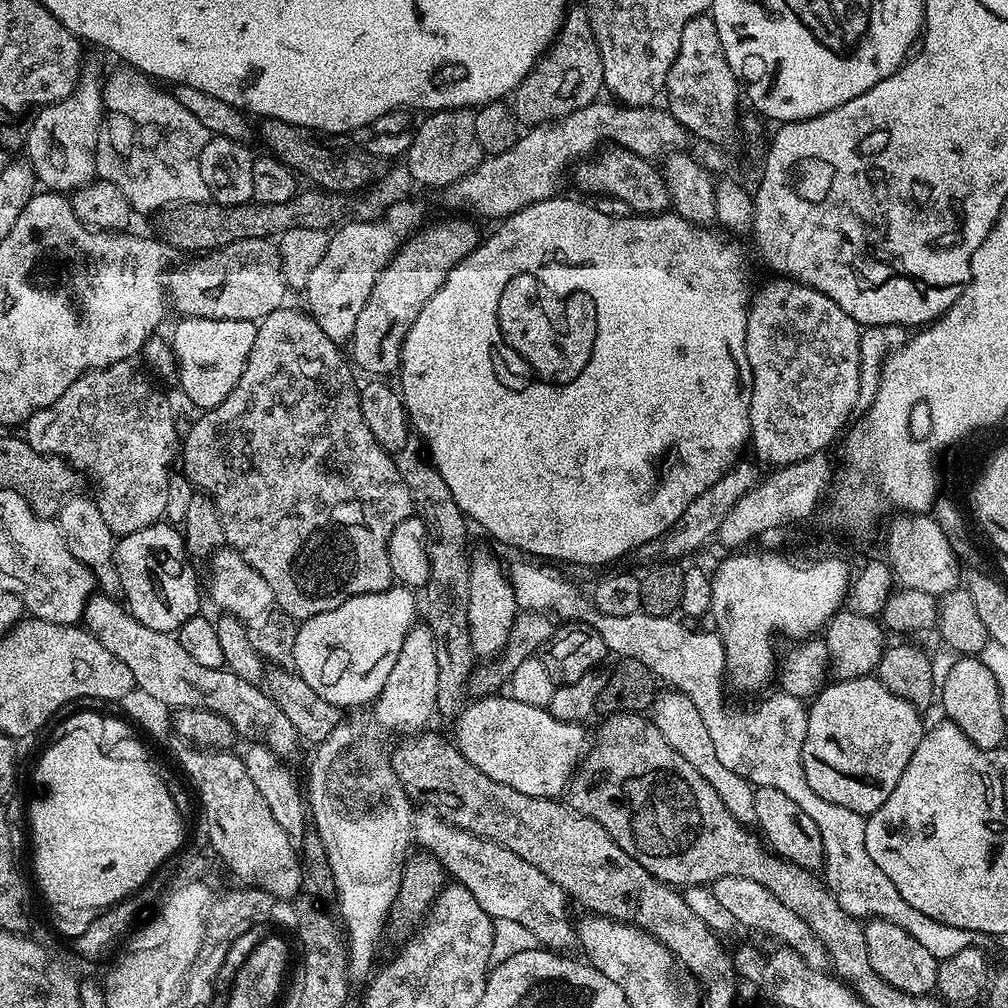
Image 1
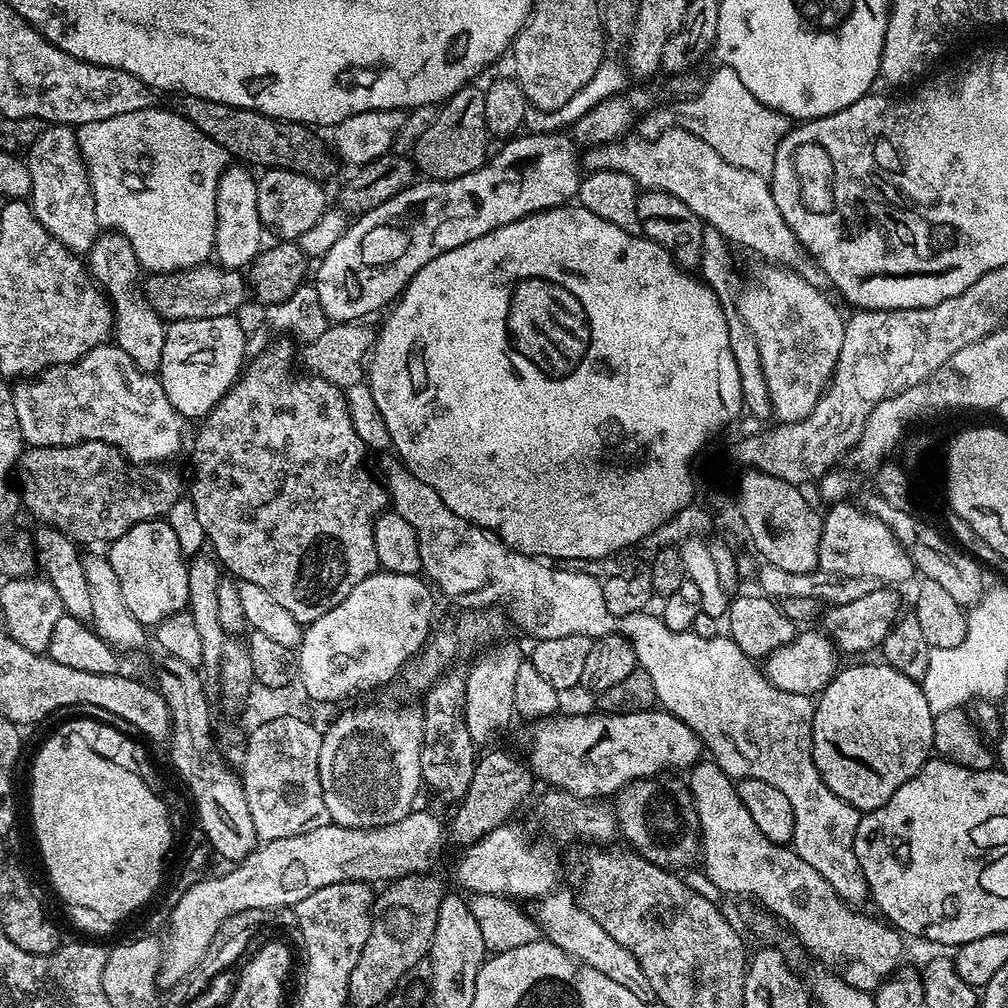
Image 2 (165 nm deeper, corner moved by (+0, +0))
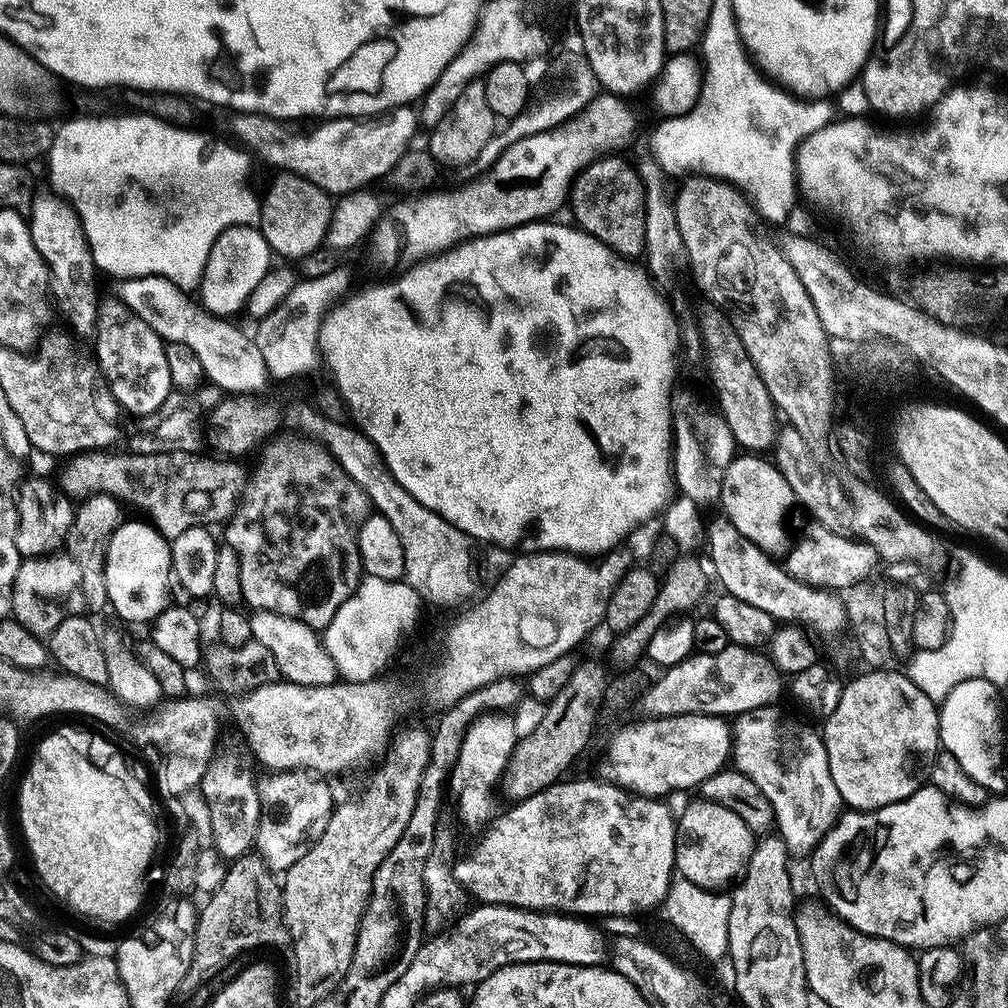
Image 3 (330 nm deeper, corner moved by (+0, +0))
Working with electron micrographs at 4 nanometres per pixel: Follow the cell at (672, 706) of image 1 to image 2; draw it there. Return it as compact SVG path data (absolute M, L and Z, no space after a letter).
M704 758L692 765L686 776L688 791L692 793L692 802L696 808L696 819L700 842L699 859L704 859L702 871L719 892L733 892L736 896L757 896L773 917L781 916L796 931L796 936L808 947L808 952L816 960L825 964L829 973L838 975L850 986L862 992L872 994L881 983L892 976L901 967L900 959L904 956L904 944L901 933L887 923L870 920L862 916L860 911L845 904L840 895L810 866L802 862L802 858L791 847L775 844L754 826L754 818L750 818L750 810L742 802L736 792L733 777L727 776L711 759Z

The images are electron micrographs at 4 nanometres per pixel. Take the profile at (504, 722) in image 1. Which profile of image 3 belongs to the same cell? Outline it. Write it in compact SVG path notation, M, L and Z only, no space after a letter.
M701 712L644 718L641 724L628 724L613 734L612 741L608 744L608 753L604 756L603 775L611 783L619 784L621 788L626 788L637 796L664 798L667 797L667 792L680 792L683 788L699 789L701 782L729 763L731 754L732 731L727 719L703 716Z

